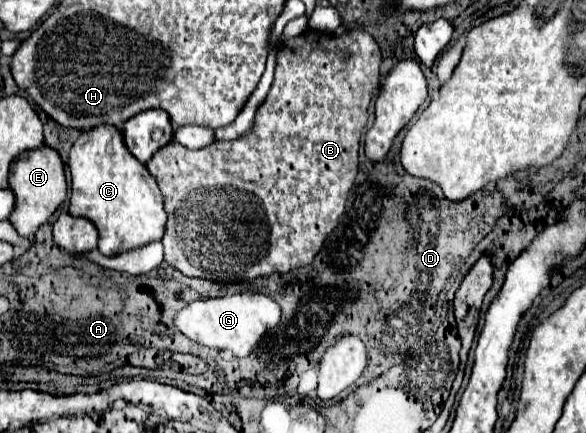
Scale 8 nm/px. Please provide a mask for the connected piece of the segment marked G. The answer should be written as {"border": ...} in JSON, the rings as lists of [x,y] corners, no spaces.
{"border":[[[235,293],[231,297],[215,297],[215,299],[197,299],[189,303],[175,315],[177,329],[189,339],[213,347],[213,349],[229,349],[237,357],[249,355],[263,335],[273,329],[281,319],[279,303],[263,293]]]}

